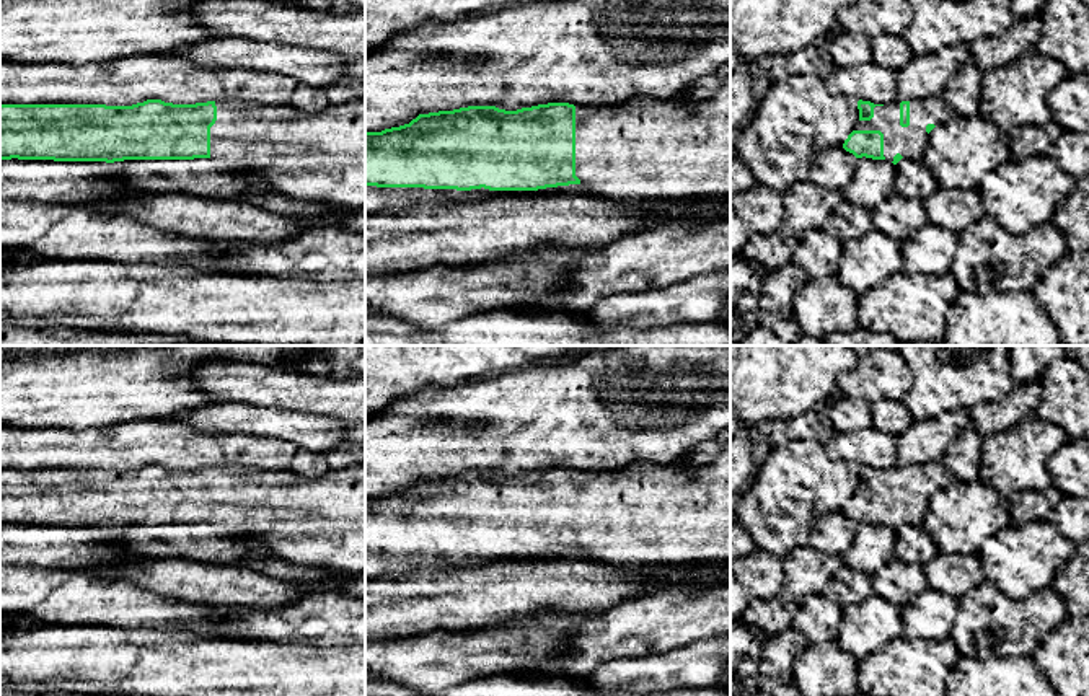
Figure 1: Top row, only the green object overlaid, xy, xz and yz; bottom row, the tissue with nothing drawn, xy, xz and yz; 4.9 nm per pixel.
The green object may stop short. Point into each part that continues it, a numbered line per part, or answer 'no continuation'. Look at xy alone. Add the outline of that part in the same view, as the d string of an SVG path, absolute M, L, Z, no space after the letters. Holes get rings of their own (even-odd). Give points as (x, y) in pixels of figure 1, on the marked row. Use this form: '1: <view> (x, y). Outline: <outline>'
1: xy (263, 132). Outline: M365 98L328 104L306 112L292 104L253 104L241 99L215 101L217 121L210 127L210 158L236 158L271 165L279 158L297 158L313 153L331 160L365 156Z

